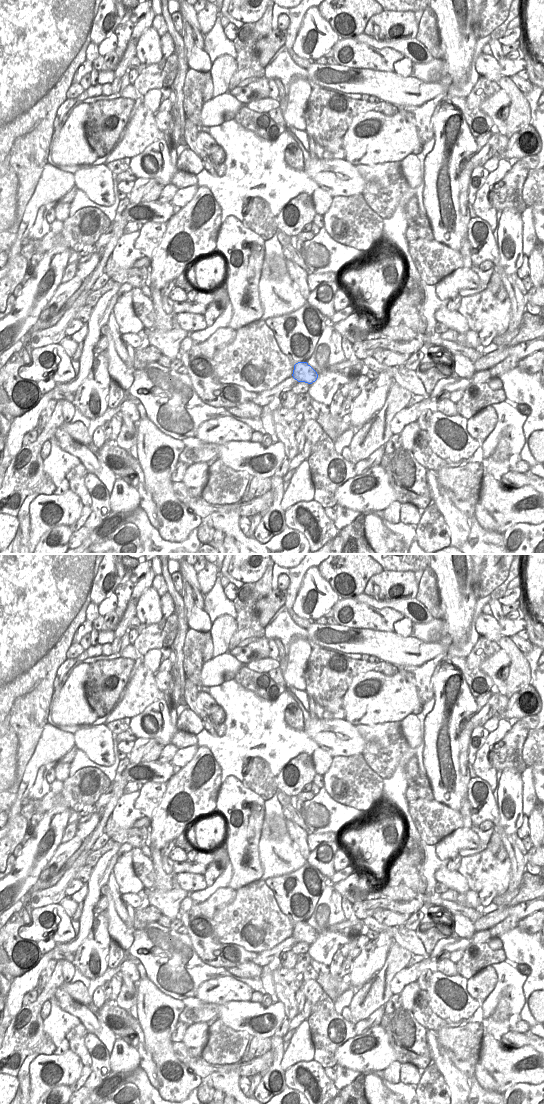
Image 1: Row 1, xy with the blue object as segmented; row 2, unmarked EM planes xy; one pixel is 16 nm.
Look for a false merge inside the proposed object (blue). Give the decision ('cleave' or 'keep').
keep

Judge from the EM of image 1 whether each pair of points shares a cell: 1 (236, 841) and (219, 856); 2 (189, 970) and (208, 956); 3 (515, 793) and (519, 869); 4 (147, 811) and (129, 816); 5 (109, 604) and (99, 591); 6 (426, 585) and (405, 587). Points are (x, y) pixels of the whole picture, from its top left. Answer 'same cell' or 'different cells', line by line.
1: different cells
2: different cells
3: different cells
4: different cells
5: different cells
6: different cells

